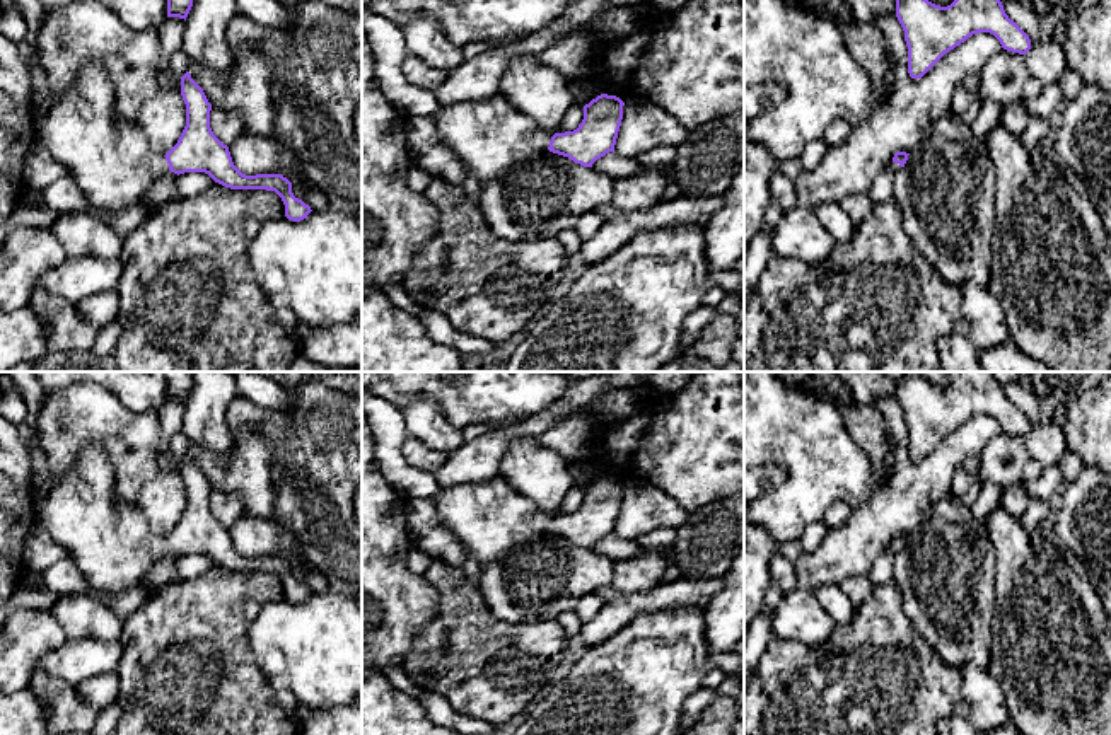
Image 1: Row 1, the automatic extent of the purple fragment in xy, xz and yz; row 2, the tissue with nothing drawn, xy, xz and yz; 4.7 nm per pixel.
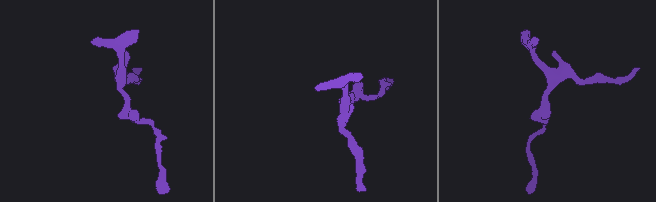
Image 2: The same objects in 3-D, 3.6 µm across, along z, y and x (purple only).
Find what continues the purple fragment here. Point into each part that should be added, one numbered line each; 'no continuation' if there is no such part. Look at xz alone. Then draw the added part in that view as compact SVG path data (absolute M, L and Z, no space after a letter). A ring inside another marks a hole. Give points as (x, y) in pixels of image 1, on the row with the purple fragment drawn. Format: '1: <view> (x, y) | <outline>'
1: xz (490, 137) | M500 92L481 101L440 106L433 119L442 143L480 184L548 152L551 135Z

